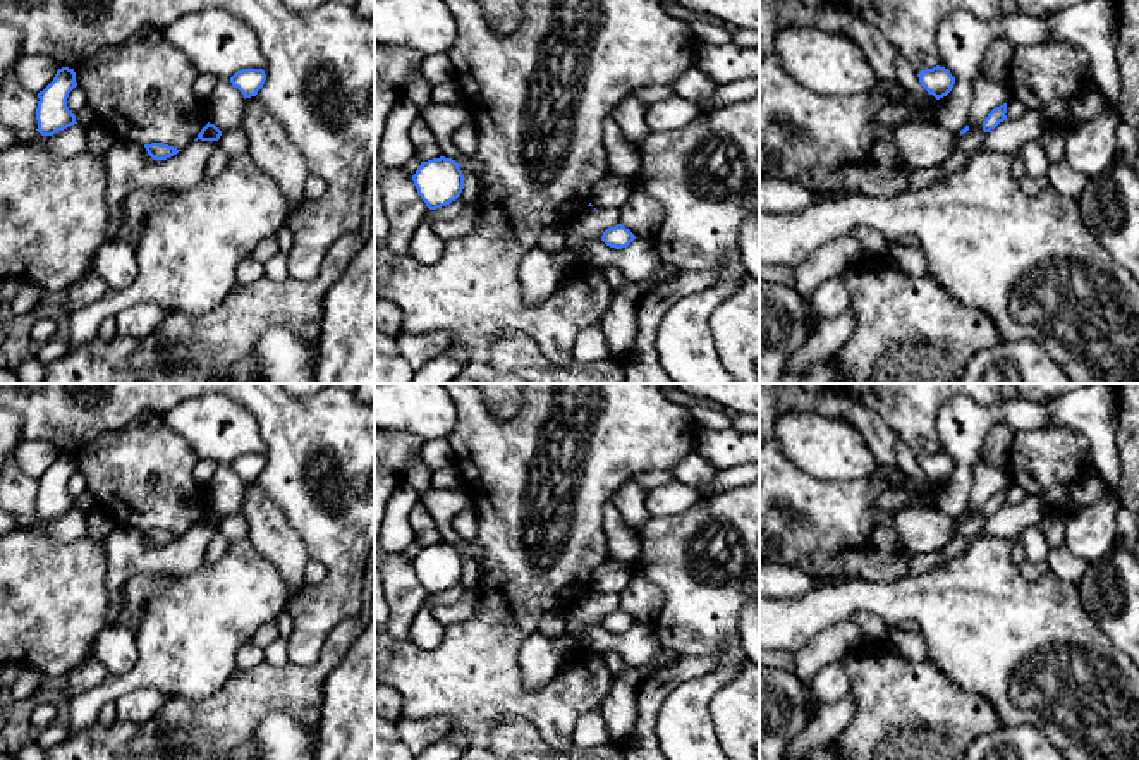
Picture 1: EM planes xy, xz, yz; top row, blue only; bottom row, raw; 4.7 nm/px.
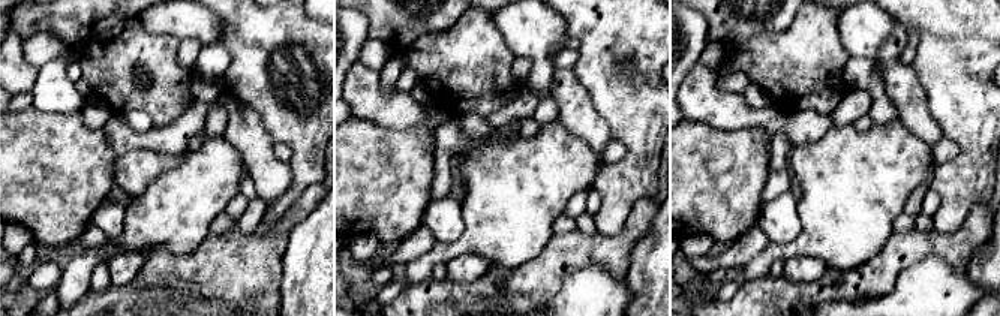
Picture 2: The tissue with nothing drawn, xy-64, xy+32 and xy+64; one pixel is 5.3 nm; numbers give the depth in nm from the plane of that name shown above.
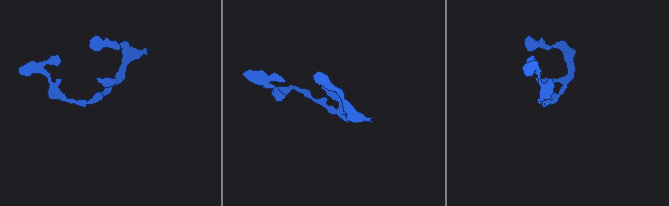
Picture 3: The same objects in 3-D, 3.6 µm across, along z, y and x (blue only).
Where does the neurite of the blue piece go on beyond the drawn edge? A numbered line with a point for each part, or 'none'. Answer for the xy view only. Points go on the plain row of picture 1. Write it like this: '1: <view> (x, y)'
none

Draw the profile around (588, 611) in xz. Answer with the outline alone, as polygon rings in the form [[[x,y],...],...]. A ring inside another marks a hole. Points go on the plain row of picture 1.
[[[586,591],[565,614],[581,628],[601,624],[603,617],[620,609],[620,595],[596,595]]]

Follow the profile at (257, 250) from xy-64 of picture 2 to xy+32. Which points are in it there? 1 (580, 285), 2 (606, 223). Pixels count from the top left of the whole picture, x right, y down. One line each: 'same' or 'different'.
1: different
2: different

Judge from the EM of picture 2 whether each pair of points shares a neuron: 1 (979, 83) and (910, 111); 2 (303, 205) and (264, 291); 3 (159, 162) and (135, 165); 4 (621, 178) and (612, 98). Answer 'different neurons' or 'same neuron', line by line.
1: different neurons
2: same neuron
3: same neuron
4: same neuron

